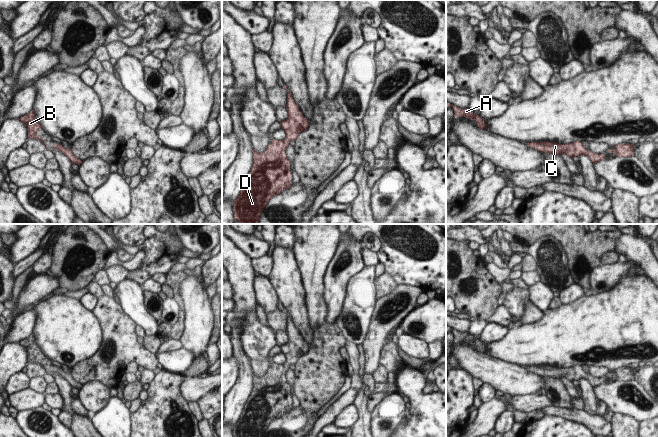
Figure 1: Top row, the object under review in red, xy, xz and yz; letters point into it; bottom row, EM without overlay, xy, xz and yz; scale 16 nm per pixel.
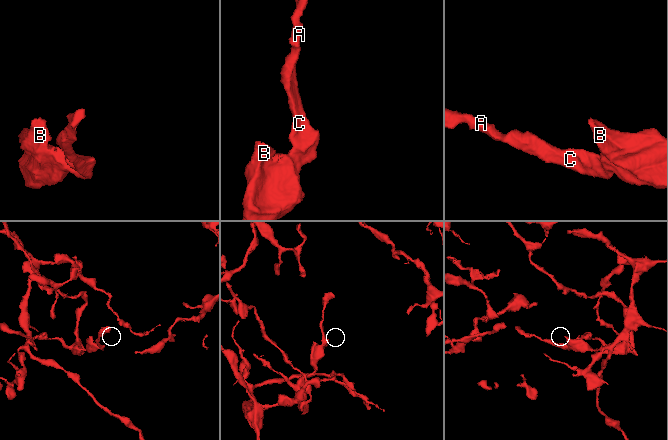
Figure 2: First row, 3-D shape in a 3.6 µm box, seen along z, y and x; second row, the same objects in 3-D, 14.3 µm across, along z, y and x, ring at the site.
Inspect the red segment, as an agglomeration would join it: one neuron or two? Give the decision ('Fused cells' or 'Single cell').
Single cell.

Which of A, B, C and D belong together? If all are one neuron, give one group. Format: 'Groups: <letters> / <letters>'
Groups: A B C D.

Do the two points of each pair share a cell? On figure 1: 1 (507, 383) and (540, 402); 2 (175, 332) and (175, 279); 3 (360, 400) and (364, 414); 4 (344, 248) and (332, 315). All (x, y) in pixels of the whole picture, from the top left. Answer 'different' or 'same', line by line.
1: different
2: same
3: same
4: same

